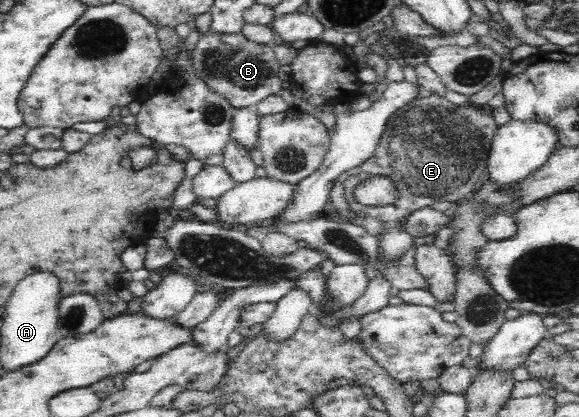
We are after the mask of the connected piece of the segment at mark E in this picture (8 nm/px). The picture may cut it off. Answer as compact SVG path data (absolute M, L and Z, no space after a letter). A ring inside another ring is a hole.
M432 95L431 97L420 97L414 102L410 102L406 107L398 109L387 121L387 127L380 136L378 147L374 150L370 160L362 166L362 171L355 177L348 177L343 182L345 197L350 205L351 211L362 211L369 217L373 217L379 225L379 230L375 233L375 261L386 269L400 261L408 253L408 249L413 246L414 236L408 232L406 223L410 215L416 211L430 207L437 201L448 201L456 203L464 200L473 193L478 186L482 185L480 175L489 167L490 149L494 135L501 126L496 121L494 115L495 107L489 104L479 107L466 105L456 105L448 101L445 96ZM374 177L388 178L394 184L397 198L386 205L366 205L358 202L354 197L354 189Z

